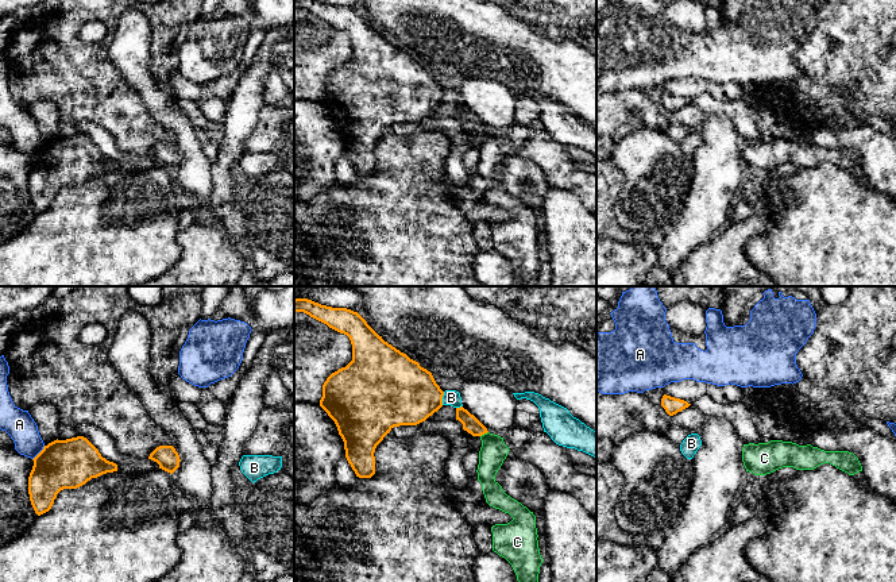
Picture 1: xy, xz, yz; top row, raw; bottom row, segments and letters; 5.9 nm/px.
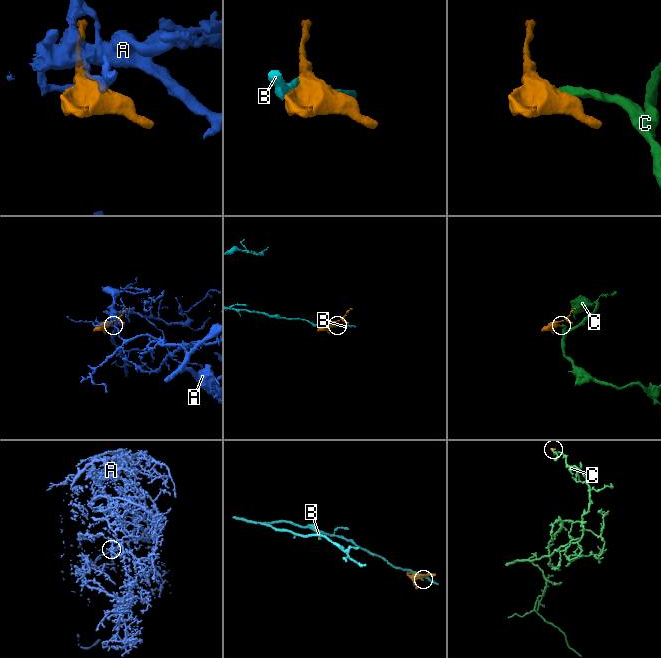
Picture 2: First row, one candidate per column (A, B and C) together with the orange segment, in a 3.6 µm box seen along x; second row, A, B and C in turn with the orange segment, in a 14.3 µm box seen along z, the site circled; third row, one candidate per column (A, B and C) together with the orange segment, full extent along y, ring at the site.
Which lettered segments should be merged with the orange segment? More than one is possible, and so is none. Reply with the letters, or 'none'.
C

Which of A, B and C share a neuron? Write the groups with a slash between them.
A / B / C

